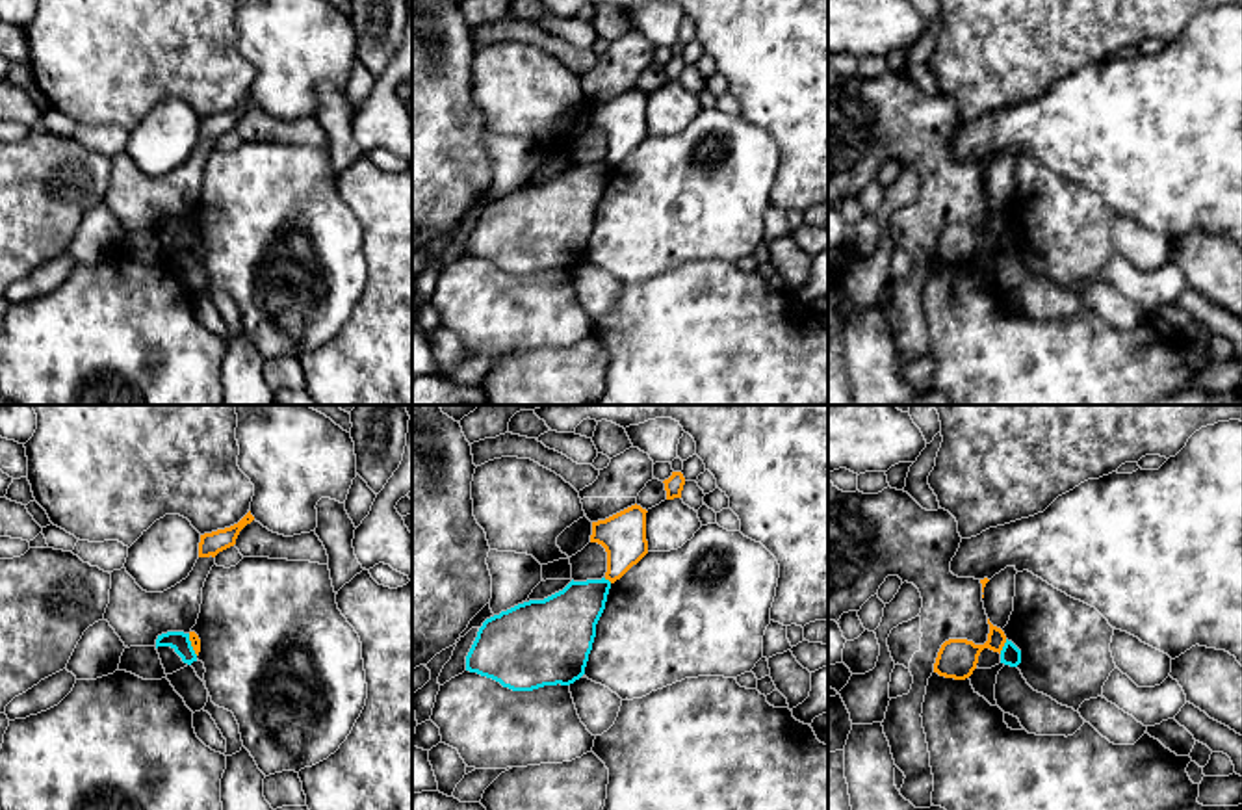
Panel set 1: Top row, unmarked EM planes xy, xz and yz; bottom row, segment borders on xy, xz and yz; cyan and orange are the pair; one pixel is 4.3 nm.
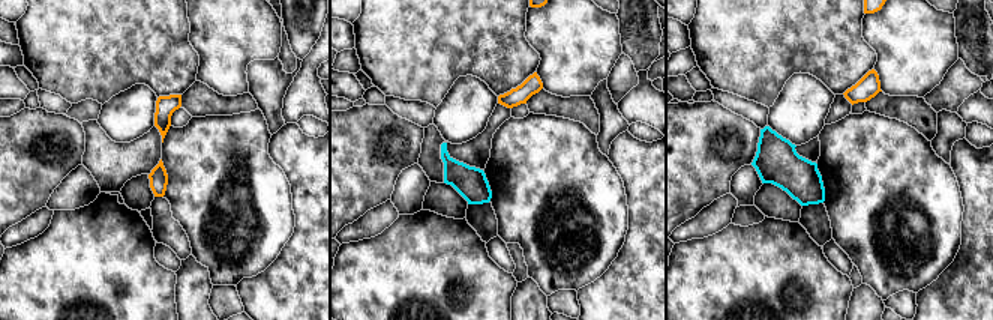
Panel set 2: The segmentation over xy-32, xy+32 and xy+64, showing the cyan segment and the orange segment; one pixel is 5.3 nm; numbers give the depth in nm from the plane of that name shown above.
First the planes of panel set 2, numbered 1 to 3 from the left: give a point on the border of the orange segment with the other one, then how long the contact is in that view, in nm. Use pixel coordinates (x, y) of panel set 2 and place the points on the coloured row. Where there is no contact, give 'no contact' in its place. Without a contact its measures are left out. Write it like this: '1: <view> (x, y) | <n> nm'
1: no contact
2: no contact
3: no contact

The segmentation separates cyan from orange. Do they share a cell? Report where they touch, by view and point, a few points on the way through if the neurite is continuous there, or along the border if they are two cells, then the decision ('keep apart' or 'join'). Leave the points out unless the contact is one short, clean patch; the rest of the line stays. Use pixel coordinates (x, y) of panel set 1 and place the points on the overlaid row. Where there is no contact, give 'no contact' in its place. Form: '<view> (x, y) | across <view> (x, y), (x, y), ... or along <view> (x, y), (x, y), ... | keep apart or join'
yz (1003, 647) | along yz (1007, 640), (999, 653) | keep apart

